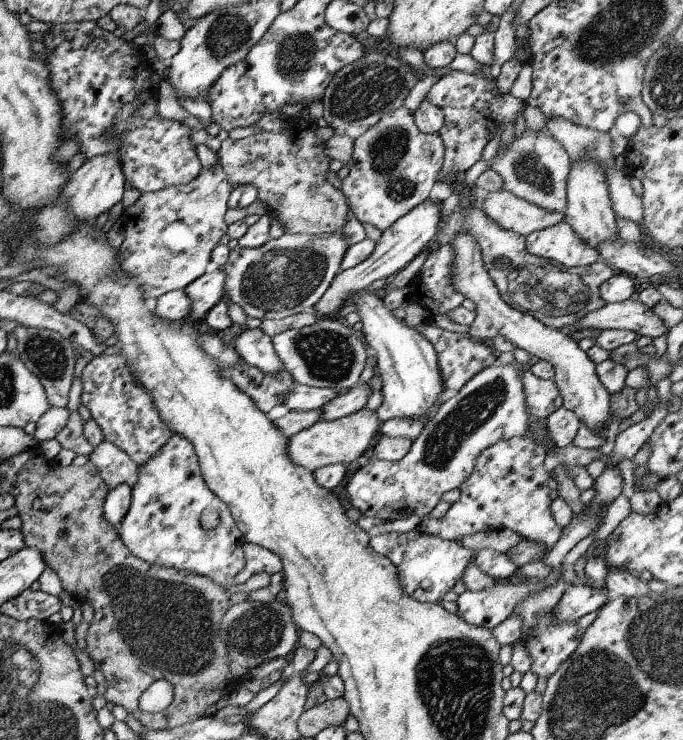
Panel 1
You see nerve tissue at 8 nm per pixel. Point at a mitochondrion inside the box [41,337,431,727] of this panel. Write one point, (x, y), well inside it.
(170, 623)

